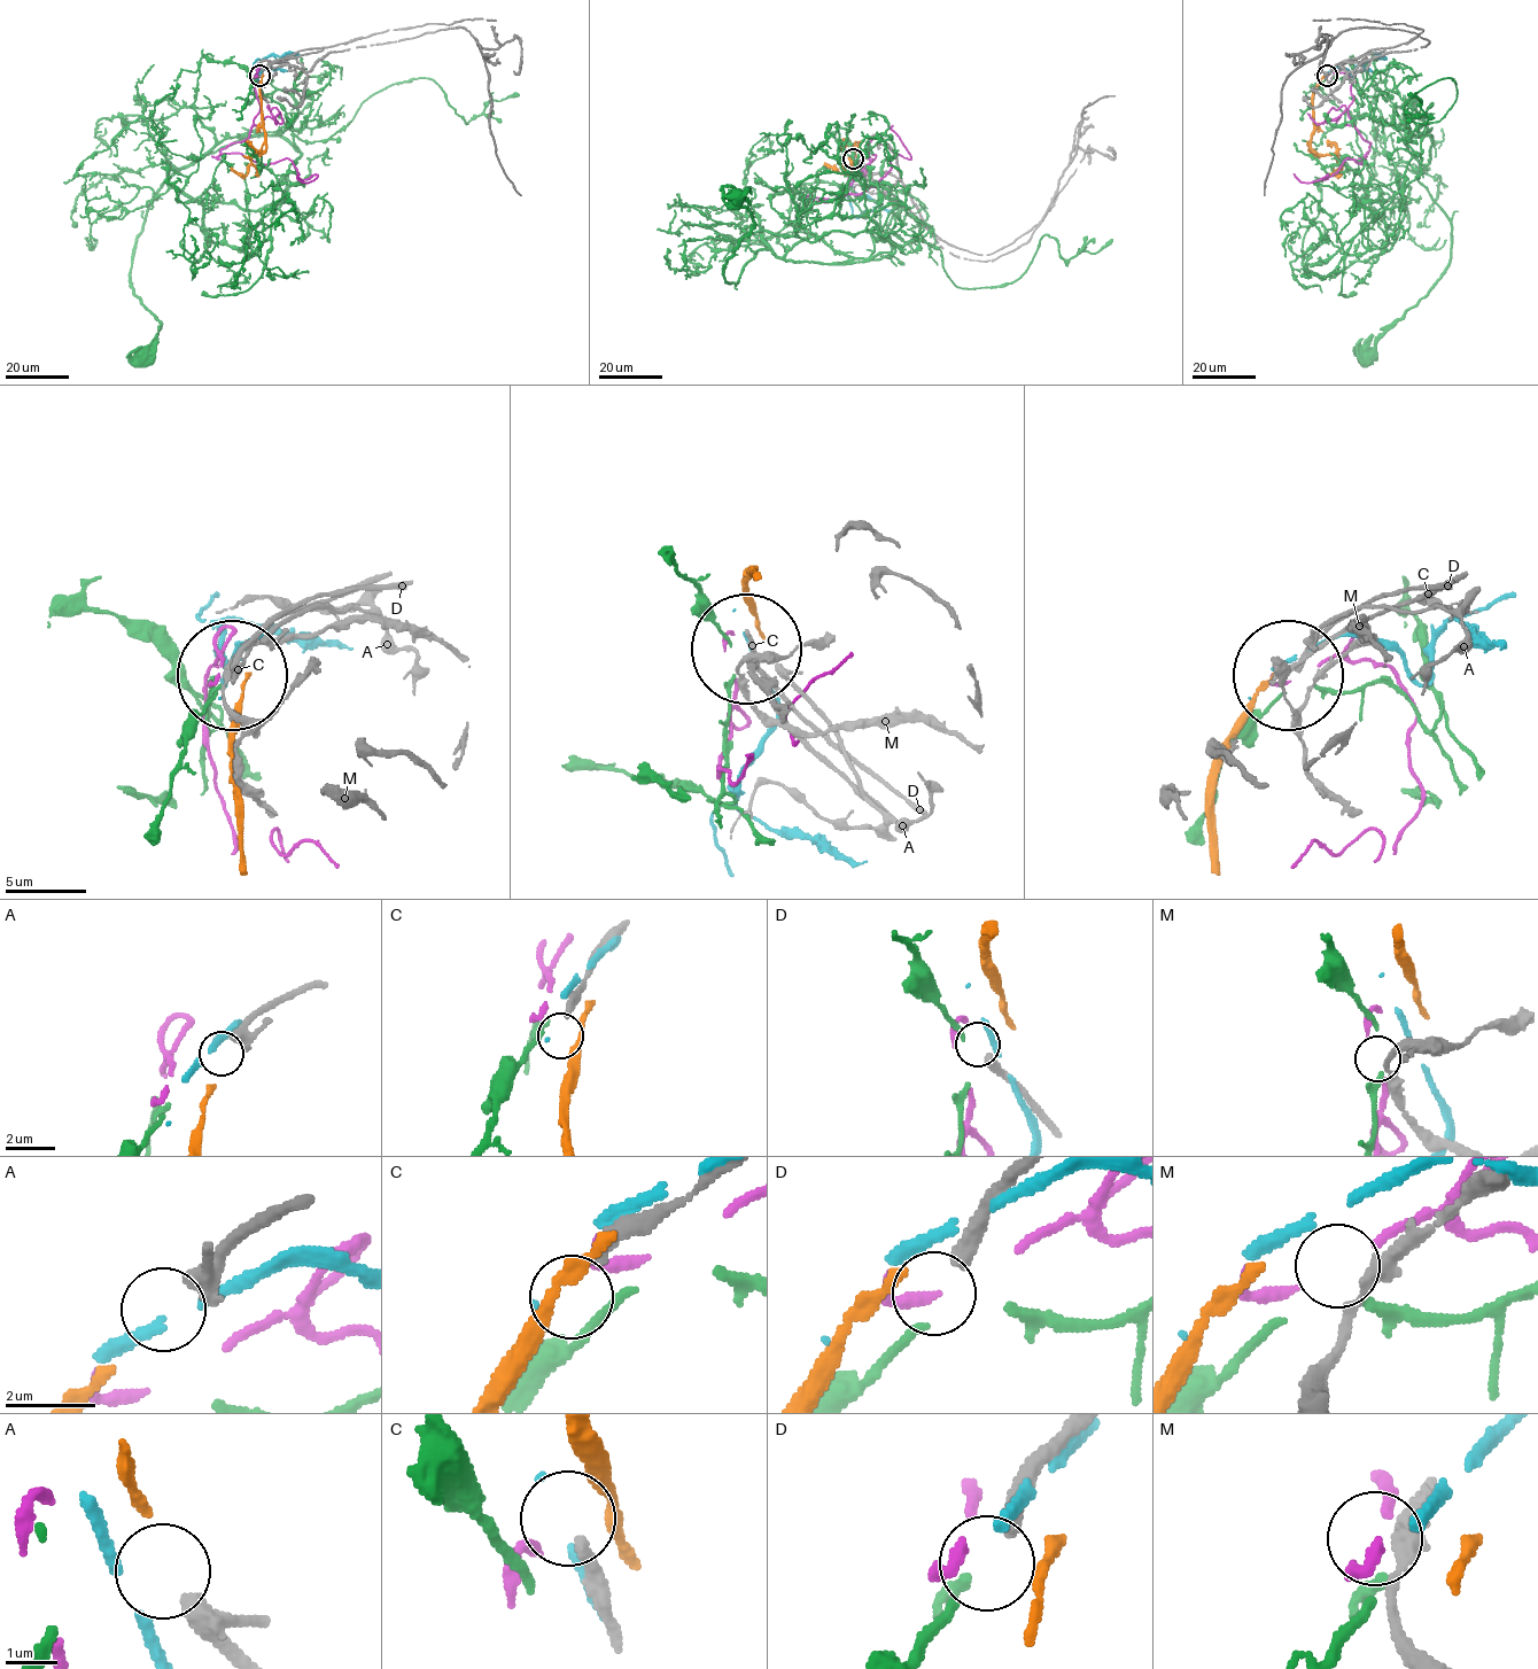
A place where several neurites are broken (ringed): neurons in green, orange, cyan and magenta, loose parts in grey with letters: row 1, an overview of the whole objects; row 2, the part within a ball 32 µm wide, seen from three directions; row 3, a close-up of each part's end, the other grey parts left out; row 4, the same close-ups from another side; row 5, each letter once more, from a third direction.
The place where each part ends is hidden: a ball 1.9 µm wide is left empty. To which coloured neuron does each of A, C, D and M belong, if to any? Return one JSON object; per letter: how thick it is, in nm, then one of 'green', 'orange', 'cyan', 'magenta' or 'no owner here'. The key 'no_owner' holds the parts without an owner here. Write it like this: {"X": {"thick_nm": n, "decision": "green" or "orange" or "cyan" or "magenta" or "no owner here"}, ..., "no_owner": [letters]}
{"A": {"thick_nm": 340, "decision": "no owner here"}, "C": {"thick_nm": 280, "decision": "no owner here"}, "D": {"thick_nm": 400, "decision": "no owner here"}, "M": {"thick_nm": 180, "decision": "no owner here"}, "no_owner": ["A", "C", "D", "M"]}

